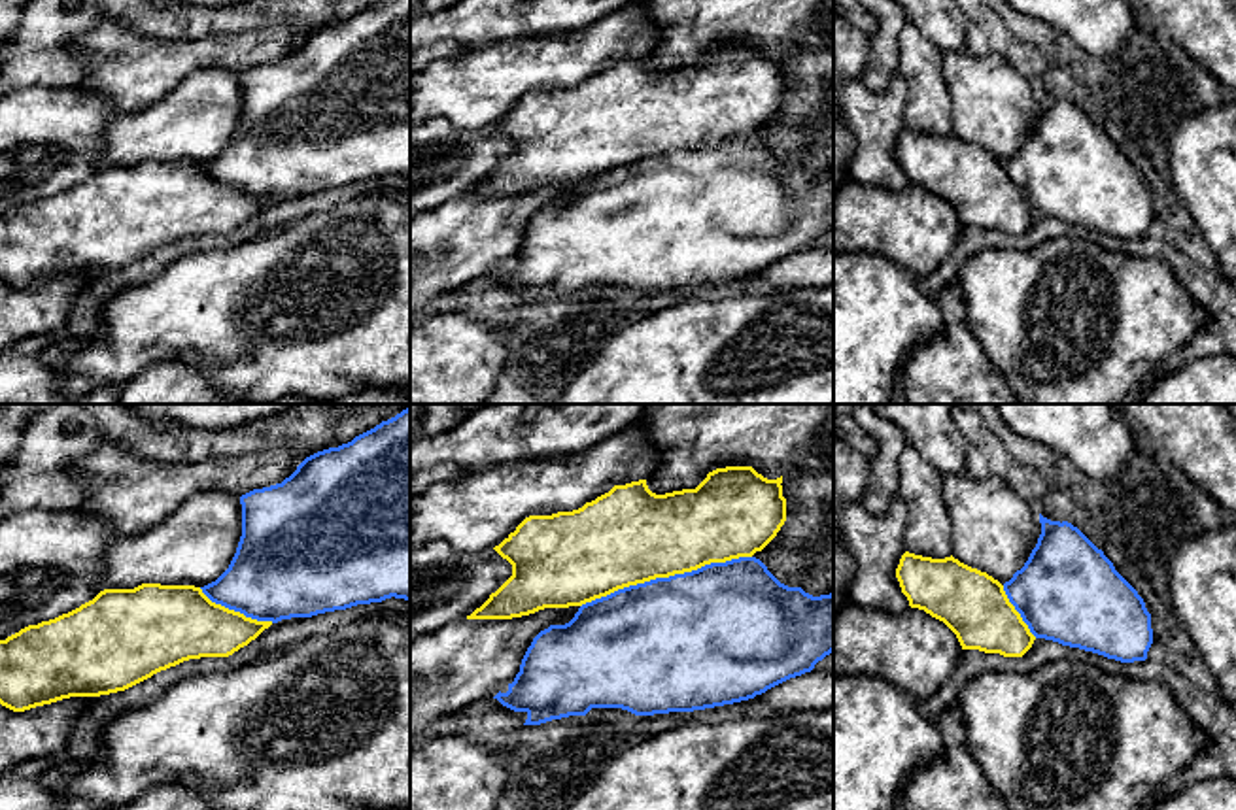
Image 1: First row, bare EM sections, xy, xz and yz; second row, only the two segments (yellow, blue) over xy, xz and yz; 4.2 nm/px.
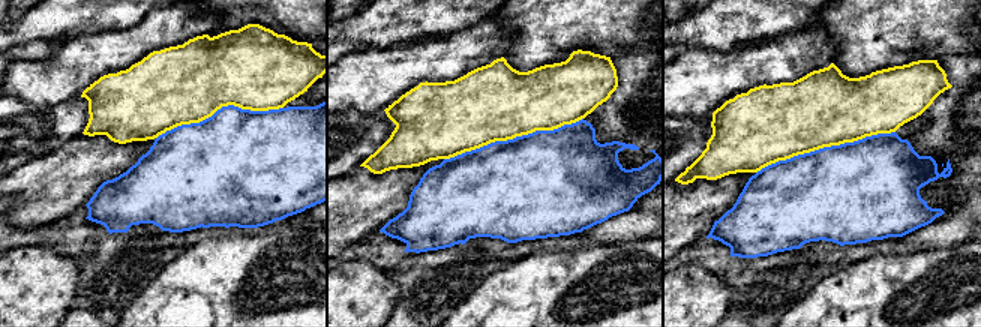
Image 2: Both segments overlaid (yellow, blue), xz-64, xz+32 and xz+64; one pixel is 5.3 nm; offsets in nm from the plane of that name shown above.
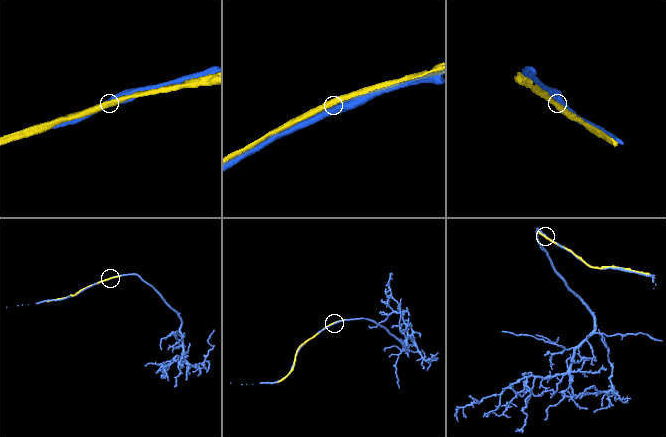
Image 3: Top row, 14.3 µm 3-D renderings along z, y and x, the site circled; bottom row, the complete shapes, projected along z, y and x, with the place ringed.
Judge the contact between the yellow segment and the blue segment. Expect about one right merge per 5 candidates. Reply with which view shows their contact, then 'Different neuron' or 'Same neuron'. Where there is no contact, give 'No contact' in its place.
Touches yellow in xz. Different neuron

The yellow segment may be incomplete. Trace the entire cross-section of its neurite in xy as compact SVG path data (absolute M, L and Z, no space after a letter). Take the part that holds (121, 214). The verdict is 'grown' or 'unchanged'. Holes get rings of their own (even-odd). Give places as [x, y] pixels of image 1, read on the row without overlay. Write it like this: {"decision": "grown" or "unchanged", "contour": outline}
{"decision": "unchanged", "contour": "M195 162L104 166L68 191L0 217L0 281L25 289L70 274L125 268L189 236L229 234L270 202L212 179Z"}

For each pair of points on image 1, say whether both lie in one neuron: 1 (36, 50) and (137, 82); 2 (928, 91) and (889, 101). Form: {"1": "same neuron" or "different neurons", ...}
{"1": "different neurons", "2": "different neurons"}

